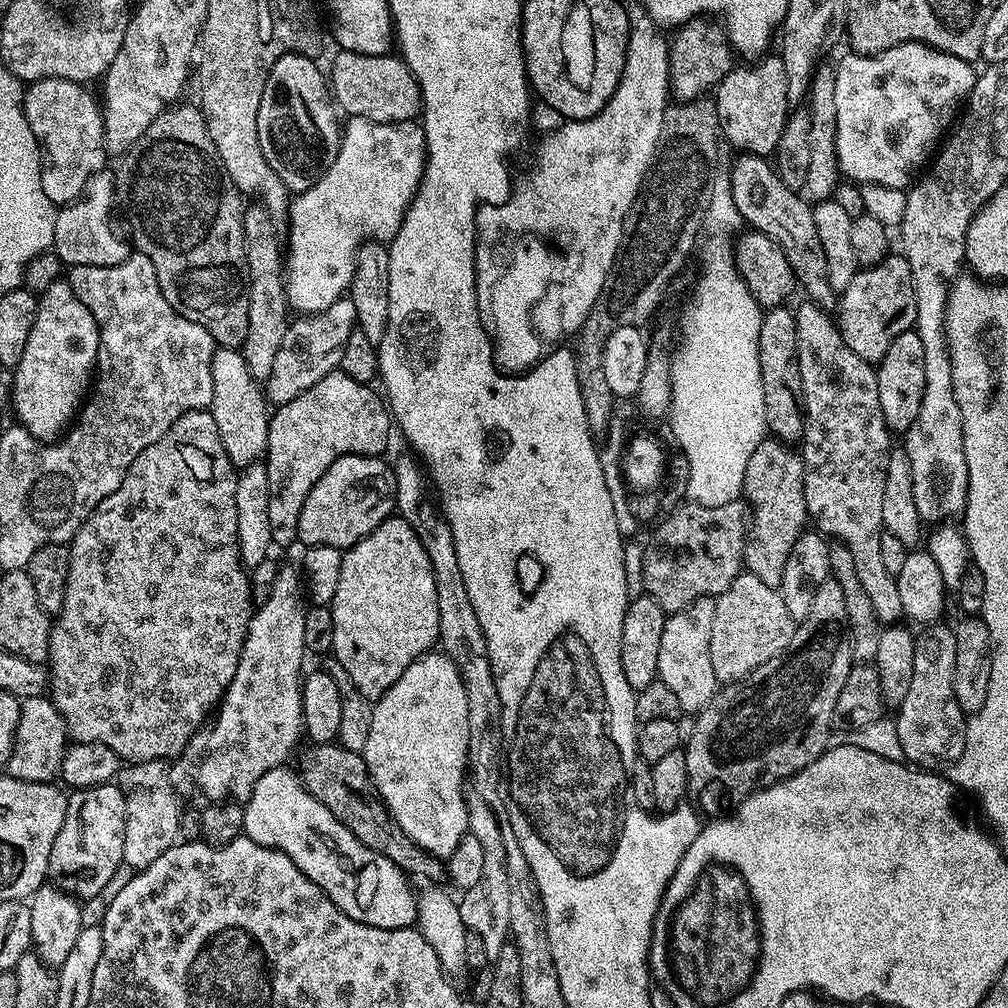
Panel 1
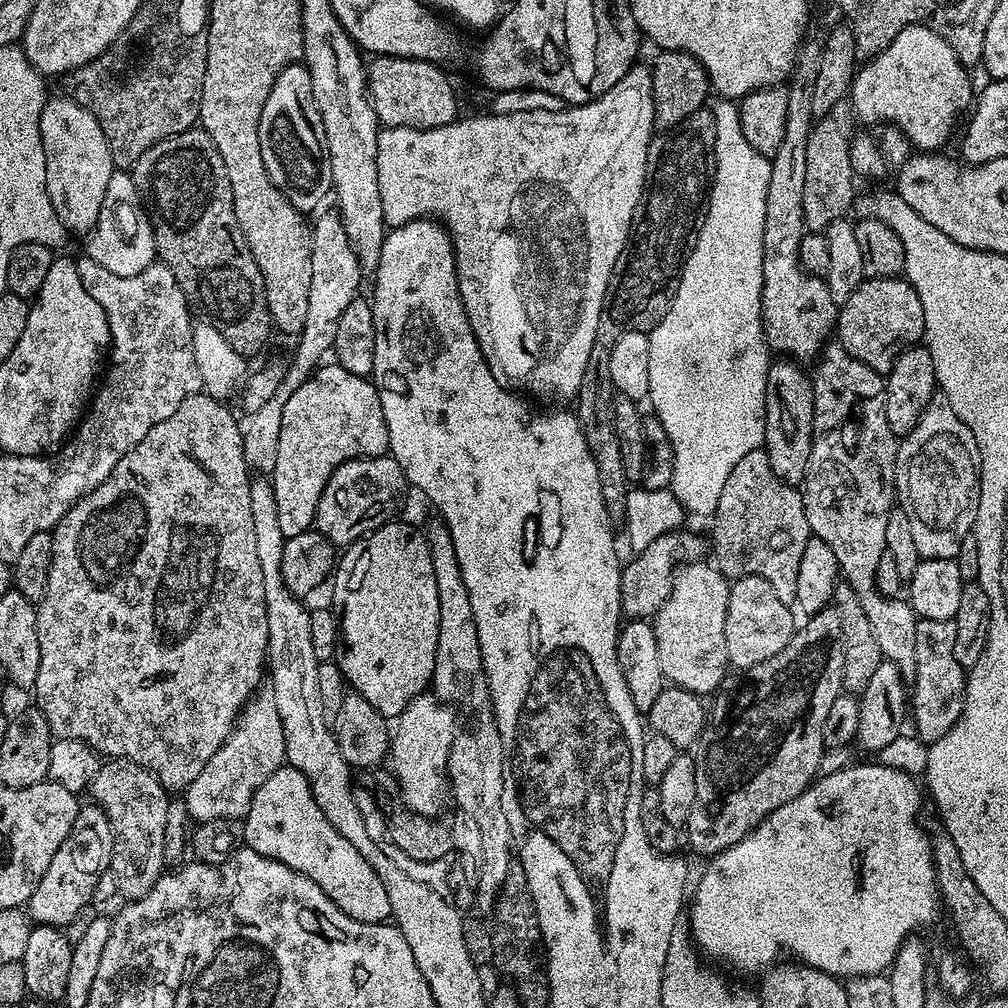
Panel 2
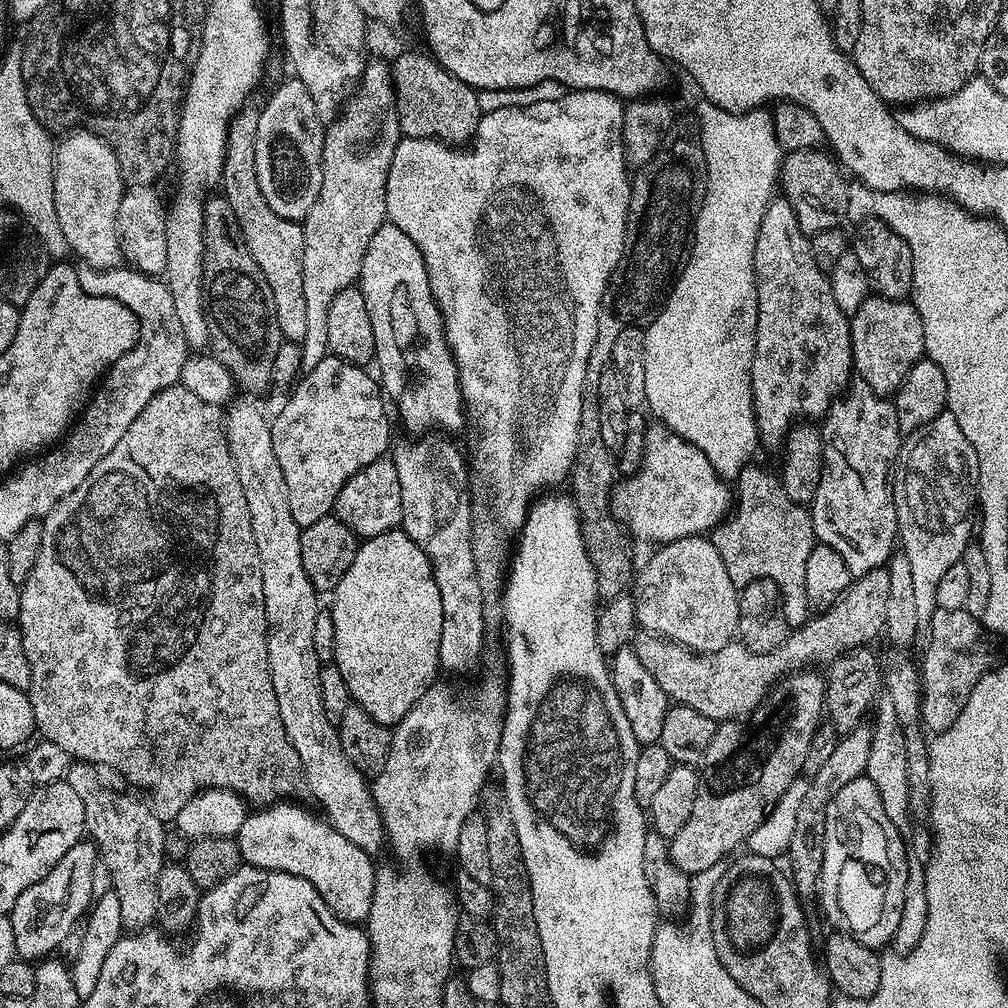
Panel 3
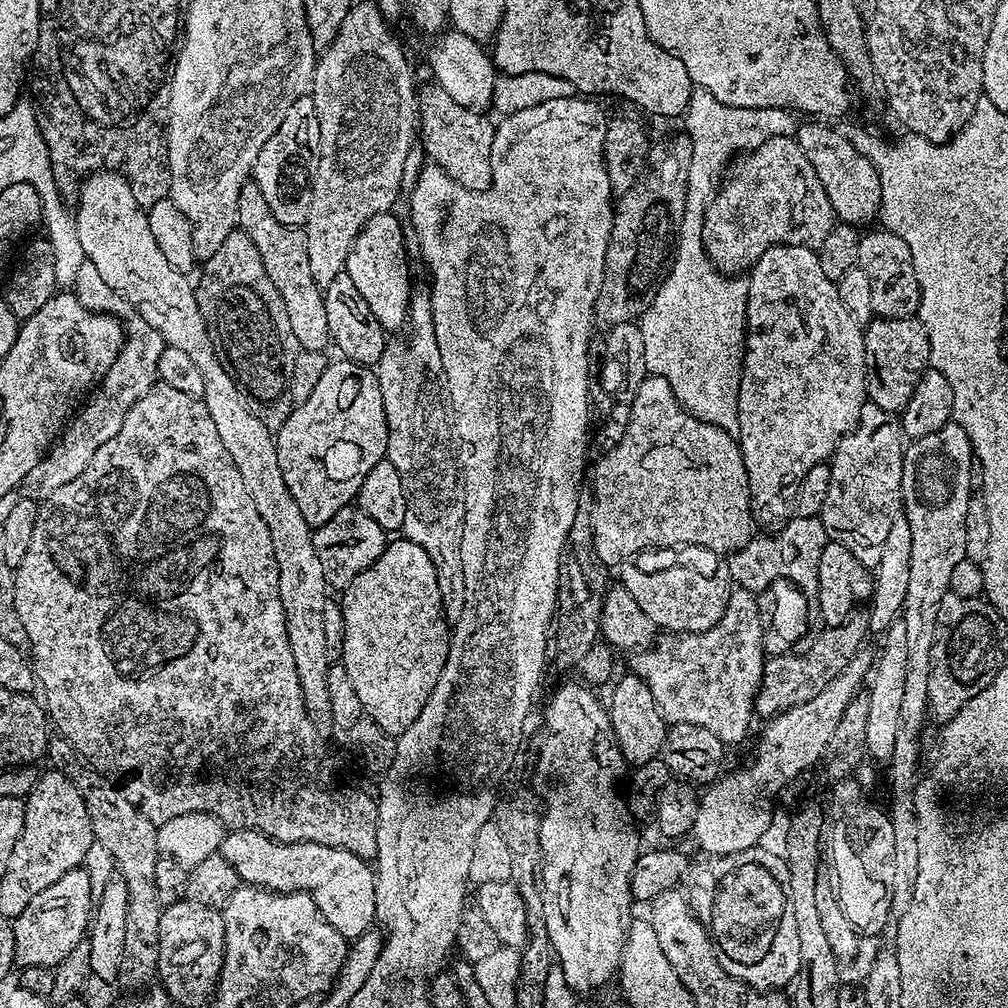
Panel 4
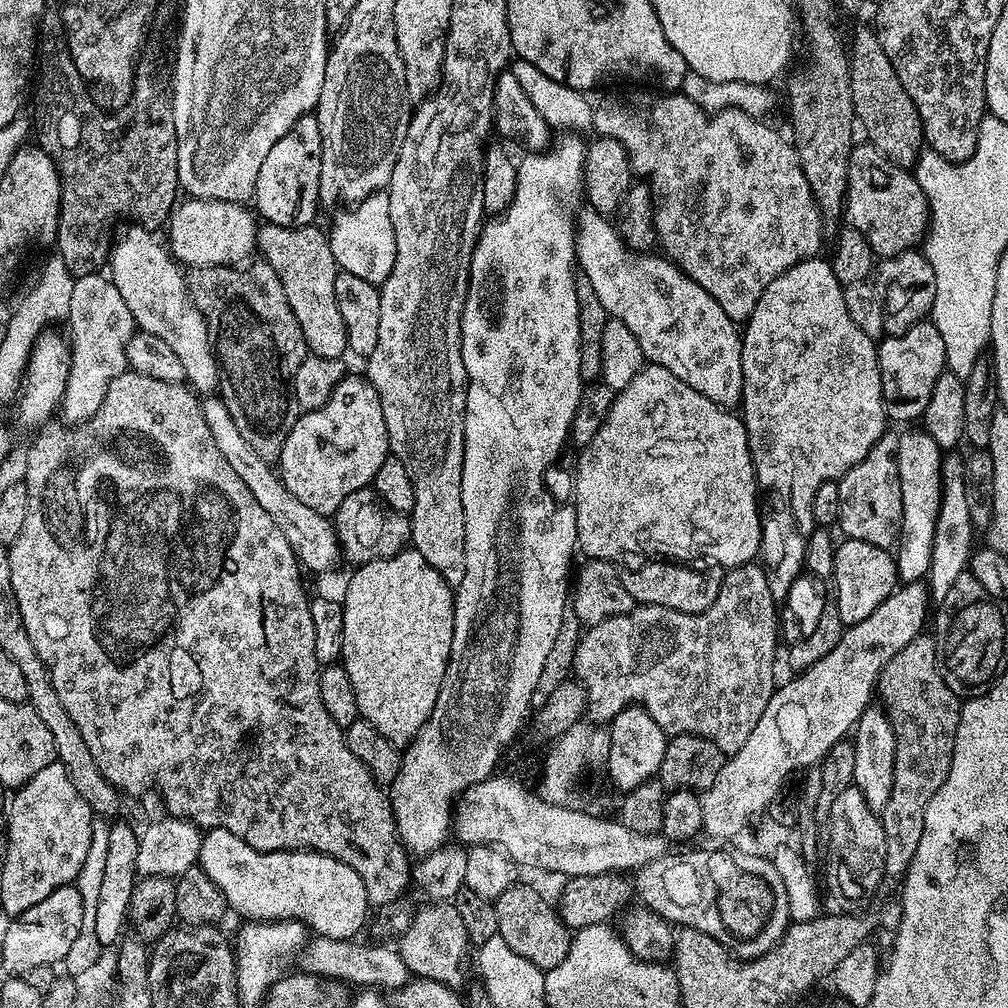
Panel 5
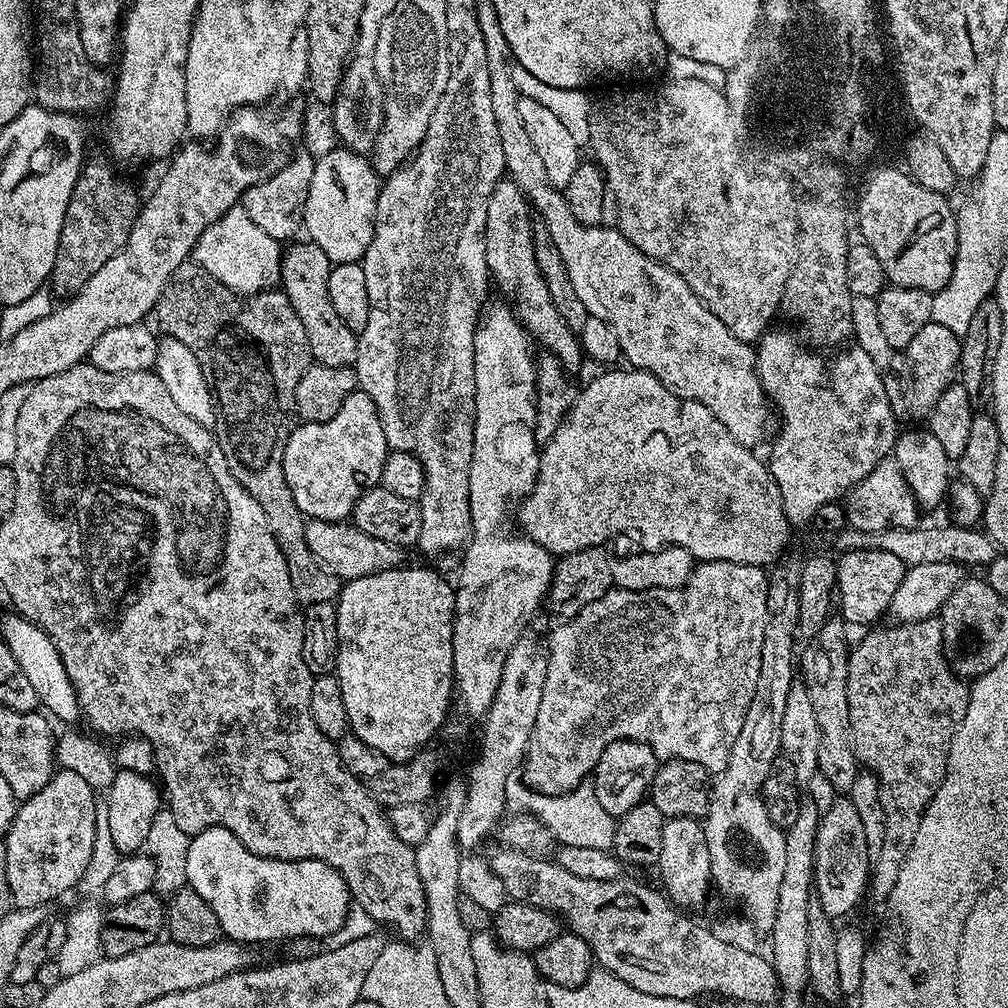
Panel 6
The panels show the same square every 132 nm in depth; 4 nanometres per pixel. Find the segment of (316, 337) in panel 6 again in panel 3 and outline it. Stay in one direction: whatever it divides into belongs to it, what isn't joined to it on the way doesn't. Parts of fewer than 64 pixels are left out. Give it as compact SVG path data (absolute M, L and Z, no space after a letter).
M252 106L245 107L232 120L228 128L228 149L224 159L222 195L230 202L234 218L238 218L240 233L246 250L258 262L270 290L274 294L274 308L278 314L281 337L288 342L303 342L306 338L306 297L302 290L302 258L304 257L304 226L295 220L287 220L274 210L258 186L258 166L256 165L256 131L259 111Z

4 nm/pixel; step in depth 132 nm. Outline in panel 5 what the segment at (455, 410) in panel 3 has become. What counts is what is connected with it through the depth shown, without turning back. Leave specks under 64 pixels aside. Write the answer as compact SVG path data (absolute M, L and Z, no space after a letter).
M387 191L375 192L367 196L351 210L344 210L336 220L332 232L327 233L328 245L336 259L337 269L358 274L358 278L366 278L366 282L381 285L390 274L396 257L394 242L394 222L390 222L390 202Z

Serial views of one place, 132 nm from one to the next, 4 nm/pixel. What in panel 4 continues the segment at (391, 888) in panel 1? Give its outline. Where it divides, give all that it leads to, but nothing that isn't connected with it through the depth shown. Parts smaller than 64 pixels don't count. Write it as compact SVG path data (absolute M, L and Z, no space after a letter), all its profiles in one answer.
M245 828L232 830L225 835L220 844L219 855L236 868L241 881L253 888L267 888L269 892L306 892L314 898L322 918L338 930L345 938L363 935L377 923L376 918L376 874L373 865L367 860L358 858L358 854L350 854L350 850L342 850L334 846L322 846L314 842L305 844L283 844L263 836L260 832L251 832Z

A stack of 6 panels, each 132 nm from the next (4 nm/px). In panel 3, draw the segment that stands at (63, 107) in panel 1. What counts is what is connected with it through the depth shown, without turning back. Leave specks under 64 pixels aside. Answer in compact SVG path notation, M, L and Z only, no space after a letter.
M72 130L55 145L56 165L54 166L54 208L58 214L58 226L66 234L66 242L73 253L80 255L83 263L95 268L115 268L121 263L120 230L117 220L120 217L120 203L126 191L124 176L118 166L118 158L112 147L93 132Z

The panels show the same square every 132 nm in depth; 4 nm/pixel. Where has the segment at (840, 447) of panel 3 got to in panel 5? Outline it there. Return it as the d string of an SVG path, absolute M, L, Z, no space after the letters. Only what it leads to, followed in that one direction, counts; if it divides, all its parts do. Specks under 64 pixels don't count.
M892 430L885 431L870 454L841 476L840 518L838 528L850 540L870 542L879 548L891 549L900 539L900 523L903 520L902 487L898 474L899 435Z

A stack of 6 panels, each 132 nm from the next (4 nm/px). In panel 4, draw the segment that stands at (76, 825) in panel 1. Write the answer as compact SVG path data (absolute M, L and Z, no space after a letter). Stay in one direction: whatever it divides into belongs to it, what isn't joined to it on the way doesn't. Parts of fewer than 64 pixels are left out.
M83 866L62 874L54 886L46 886L46 890L35 896L30 906L11 921L16 964L20 968L55 968L80 940L85 939L93 907L90 879Z

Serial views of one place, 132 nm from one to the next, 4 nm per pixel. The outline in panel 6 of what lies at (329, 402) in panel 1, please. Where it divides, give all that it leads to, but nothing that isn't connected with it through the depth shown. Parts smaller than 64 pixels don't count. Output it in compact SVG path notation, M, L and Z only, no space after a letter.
M354 391L350 394L350 398L346 398L346 402L342 402L342 410L338 410L338 414L330 418L330 422L301 423L293 428L284 451L286 486L290 486L290 494L294 494L298 510L303 512L308 520L347 521L358 498L362 498L364 492L380 484L382 466L389 451L386 434L382 434L382 422L378 418L374 402L364 392Z

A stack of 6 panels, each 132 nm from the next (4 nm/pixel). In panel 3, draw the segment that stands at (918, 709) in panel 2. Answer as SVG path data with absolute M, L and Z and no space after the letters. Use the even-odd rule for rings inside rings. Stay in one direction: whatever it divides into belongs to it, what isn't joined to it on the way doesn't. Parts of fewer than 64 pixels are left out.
M937 608L926 629L928 645L924 648L922 663L922 699L920 719L929 733L939 734L954 726L962 706L970 698L970 690L994 664L989 633L977 617L958 610ZM932 731L932 732L931 732Z

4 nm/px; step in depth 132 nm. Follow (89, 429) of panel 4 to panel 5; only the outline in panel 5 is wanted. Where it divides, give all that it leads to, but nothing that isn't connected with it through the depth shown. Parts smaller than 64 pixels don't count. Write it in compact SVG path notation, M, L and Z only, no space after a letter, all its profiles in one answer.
M104 274L79 277L74 286L74 294L70 294L66 327L72 331L72 365L62 405L63 419L69 425L83 425L92 419L98 406L102 406L110 382L114 382L114 378L118 378L128 368L128 343L133 332L137 331L136 320L130 314L130 306L122 302L118 286L114 286L107 275L100 275Z

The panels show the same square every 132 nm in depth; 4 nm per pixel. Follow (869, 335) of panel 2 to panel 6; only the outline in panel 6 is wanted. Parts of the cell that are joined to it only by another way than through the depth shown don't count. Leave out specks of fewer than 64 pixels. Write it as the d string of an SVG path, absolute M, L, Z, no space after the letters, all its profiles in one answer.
M930 323L922 326L922 330L918 330L918 334L914 334L914 339L893 355L892 361L889 362L883 373L883 378L886 386L886 398L890 398L890 406L894 410L897 421L927 421L934 406L938 406L938 398L942 398L942 394L957 379L960 370L960 342L961 337L956 336L954 330L946 330L946 326Z

